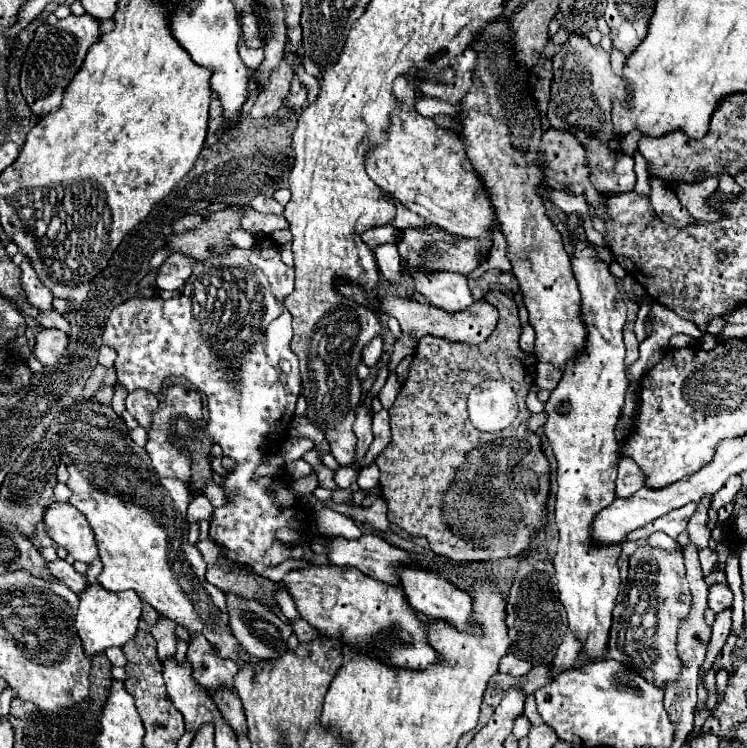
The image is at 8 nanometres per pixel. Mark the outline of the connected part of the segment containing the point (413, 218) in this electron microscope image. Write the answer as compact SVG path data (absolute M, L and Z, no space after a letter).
M395 200L396 214L391 222L391 226L403 230L403 228L417 228L417 226L425 226L425 220L421 220L421 216L409 212L407 208L403 208L403 204L399 204Z

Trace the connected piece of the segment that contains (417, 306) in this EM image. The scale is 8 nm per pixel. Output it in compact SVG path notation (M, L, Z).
M385 296L383 300L379 300L375 304L375 310L379 314L397 318L401 332L416 340L420 340L425 334L431 334L431 336L439 336L445 340L453 340L453 342L481 344L485 338L491 336L491 330L495 330L495 326L497 326L497 308L493 308L485 300L479 300L461 312L447 312L447 310L435 308L433 304L421 304L411 298Z

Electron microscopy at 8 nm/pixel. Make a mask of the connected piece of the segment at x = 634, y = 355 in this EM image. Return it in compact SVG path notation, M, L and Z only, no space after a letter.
M627 322L627 324L625 324L625 346L627 346L625 364L631 366L631 364L639 358L639 340L637 340L637 336L635 336L633 322Z

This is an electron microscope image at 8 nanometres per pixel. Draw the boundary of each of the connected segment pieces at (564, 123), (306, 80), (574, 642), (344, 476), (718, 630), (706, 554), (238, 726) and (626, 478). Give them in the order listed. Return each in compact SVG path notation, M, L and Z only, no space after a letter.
M569 34L561 50L553 56L553 82L547 118L553 128L569 128L579 142L599 138L601 142L617 140L611 124L611 96L623 100L627 94L625 82L611 70L609 54L601 46L593 46L587 36Z
M299 66L299 70L297 70L297 74L299 74L299 78L301 78L301 82L307 86L307 90L309 90L309 98L307 98L307 102L309 104L313 104L315 100L317 100L317 96L319 96L319 82L315 80L315 78L311 78L301 66Z
M567 630L567 634L565 634L565 638L563 638L563 642L561 642L559 650L557 650L557 656L555 656L555 660L553 660L553 664L555 664L555 674L561 674L561 672L573 668L573 662L575 662L575 658L577 658L579 650L581 650L579 640L575 638L575 634L573 634L571 630Z
M351 464L351 466L347 466L347 468L337 468L337 470L335 470L333 480L335 480L337 488L349 488L349 486L351 486L351 482L355 482L355 480L357 480L359 470L357 470L357 468L353 468L353 466L355 466L355 464Z
M731 610L729 612L721 612L717 614L713 626L711 626L711 638L709 638L709 644L707 644L707 654L705 654L705 660L699 668L701 674L707 674L707 670L715 664L717 656L721 654L725 642L727 642L727 636L729 636L729 630L731 630Z
M703 548L699 550L699 562L701 562L701 574L707 576L715 570L717 566L717 552L711 550L711 548Z
M219 688L217 692L213 692L213 700L217 704L217 708L221 710L223 718L227 720L227 724L237 732L247 732L247 722L245 722L245 712L243 712L243 704L241 698L237 696L235 690L231 688Z
M619 460L619 474L617 474L617 490L615 496L617 498L629 498L633 496L639 488L643 488L643 476L641 470L637 468L637 464L633 464L633 460Z

